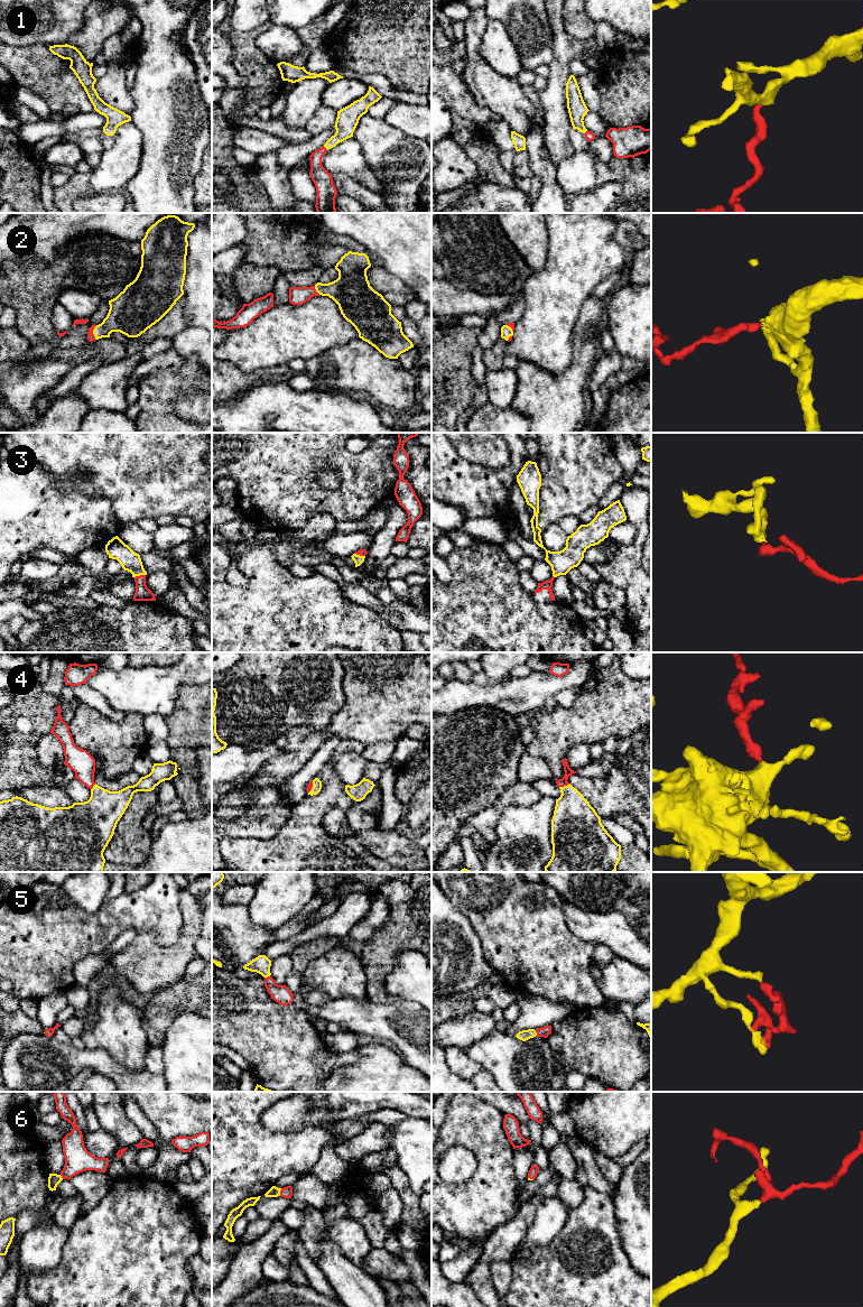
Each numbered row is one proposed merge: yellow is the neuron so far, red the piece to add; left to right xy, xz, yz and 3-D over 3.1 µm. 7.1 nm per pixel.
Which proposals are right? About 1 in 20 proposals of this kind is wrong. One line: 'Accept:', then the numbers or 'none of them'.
Accept: 1, 2, 3, 4, 5, 6

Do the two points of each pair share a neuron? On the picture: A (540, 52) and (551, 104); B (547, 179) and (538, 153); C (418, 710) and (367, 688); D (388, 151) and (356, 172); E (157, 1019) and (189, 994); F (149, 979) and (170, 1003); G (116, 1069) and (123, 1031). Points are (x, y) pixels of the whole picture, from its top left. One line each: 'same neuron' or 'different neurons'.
A: different neurons
B: same neuron
C: same neuron
D: different neurons
E: same neuron
F: different neurons
G: different neurons

